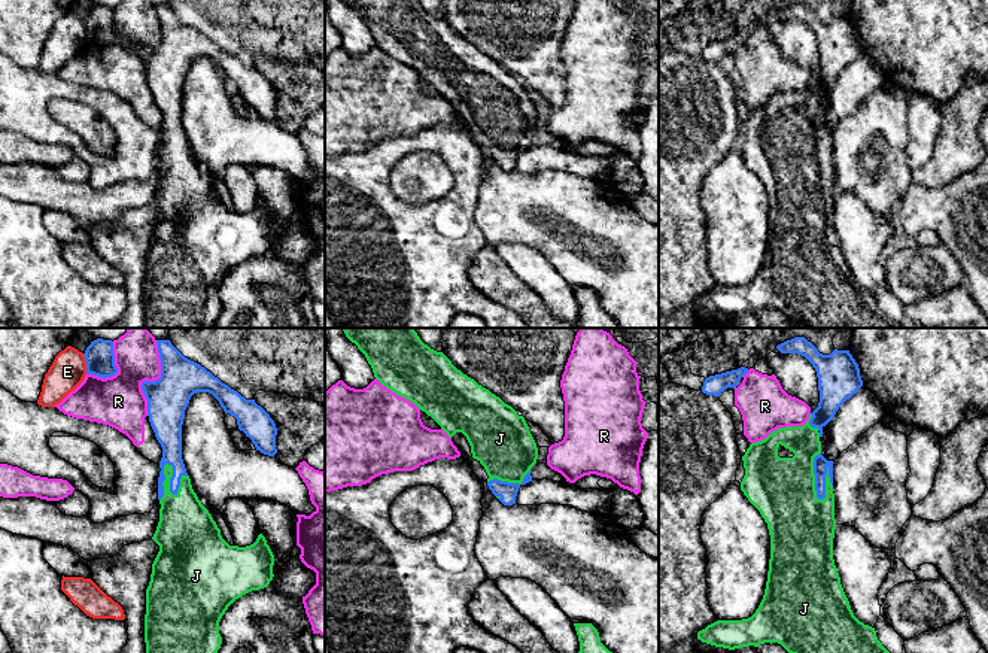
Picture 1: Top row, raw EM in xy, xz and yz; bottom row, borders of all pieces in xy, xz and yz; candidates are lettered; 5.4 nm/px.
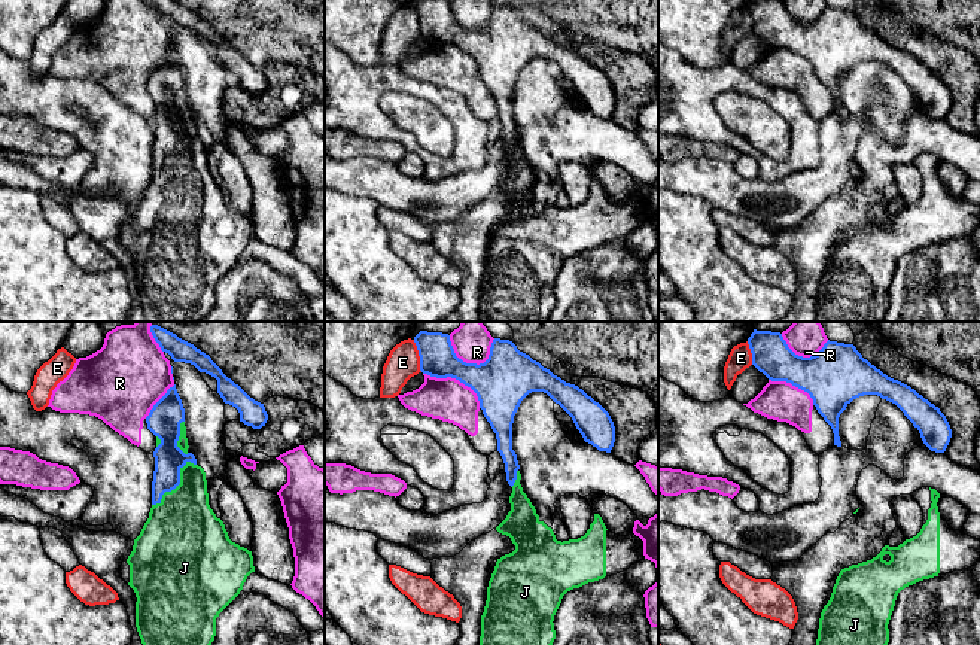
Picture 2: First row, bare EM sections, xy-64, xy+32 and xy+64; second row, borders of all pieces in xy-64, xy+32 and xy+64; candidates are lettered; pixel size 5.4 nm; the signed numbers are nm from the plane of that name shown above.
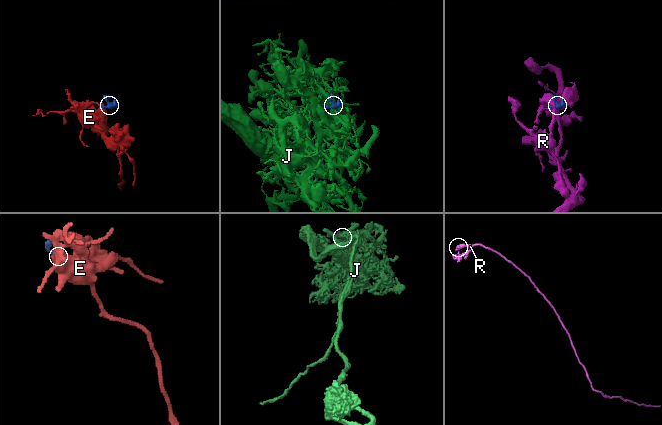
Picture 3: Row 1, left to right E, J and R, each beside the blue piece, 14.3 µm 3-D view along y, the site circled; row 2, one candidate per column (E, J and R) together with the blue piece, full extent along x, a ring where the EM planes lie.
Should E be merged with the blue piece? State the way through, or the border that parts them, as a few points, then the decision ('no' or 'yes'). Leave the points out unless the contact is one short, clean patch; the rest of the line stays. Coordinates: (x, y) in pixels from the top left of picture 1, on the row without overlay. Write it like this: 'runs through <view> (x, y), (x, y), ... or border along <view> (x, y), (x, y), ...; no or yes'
border along xy (82, 20), (87, 29), (87, 39); no

